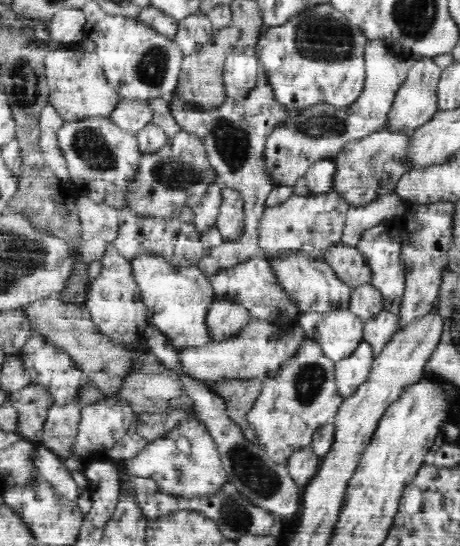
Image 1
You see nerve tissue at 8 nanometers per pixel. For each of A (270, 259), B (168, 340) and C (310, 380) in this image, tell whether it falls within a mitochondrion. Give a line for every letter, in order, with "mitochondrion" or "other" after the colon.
A: other
B: other
C: mitochondrion

